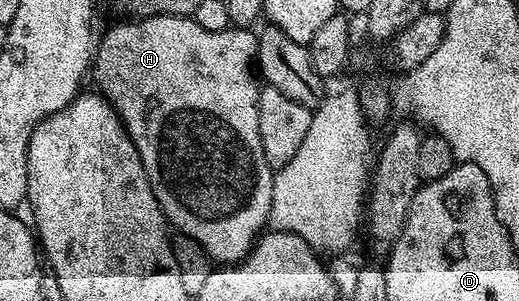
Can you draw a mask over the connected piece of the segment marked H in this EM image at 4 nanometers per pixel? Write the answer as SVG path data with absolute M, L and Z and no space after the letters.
M142 17L124 19L121 22L121 25L106 30L104 38L101 41L99 38L98 44L95 46L94 73L96 69L97 85L95 88L116 108L121 123L126 127L134 147L142 159L142 167L146 171L150 187L162 207L169 226L175 232L190 235L190 239L198 239L198 243L202 243L202 247L213 262L235 265L236 262L243 261L251 253L252 246L258 240L258 234L268 225L268 216L272 206L274 171L266 163L266 155L262 151L262 139L258 135L260 89L258 84L256 85L258 77L254 72L257 34L248 27L229 27L222 31L206 31L206 27L198 27L198 23L192 17Z

